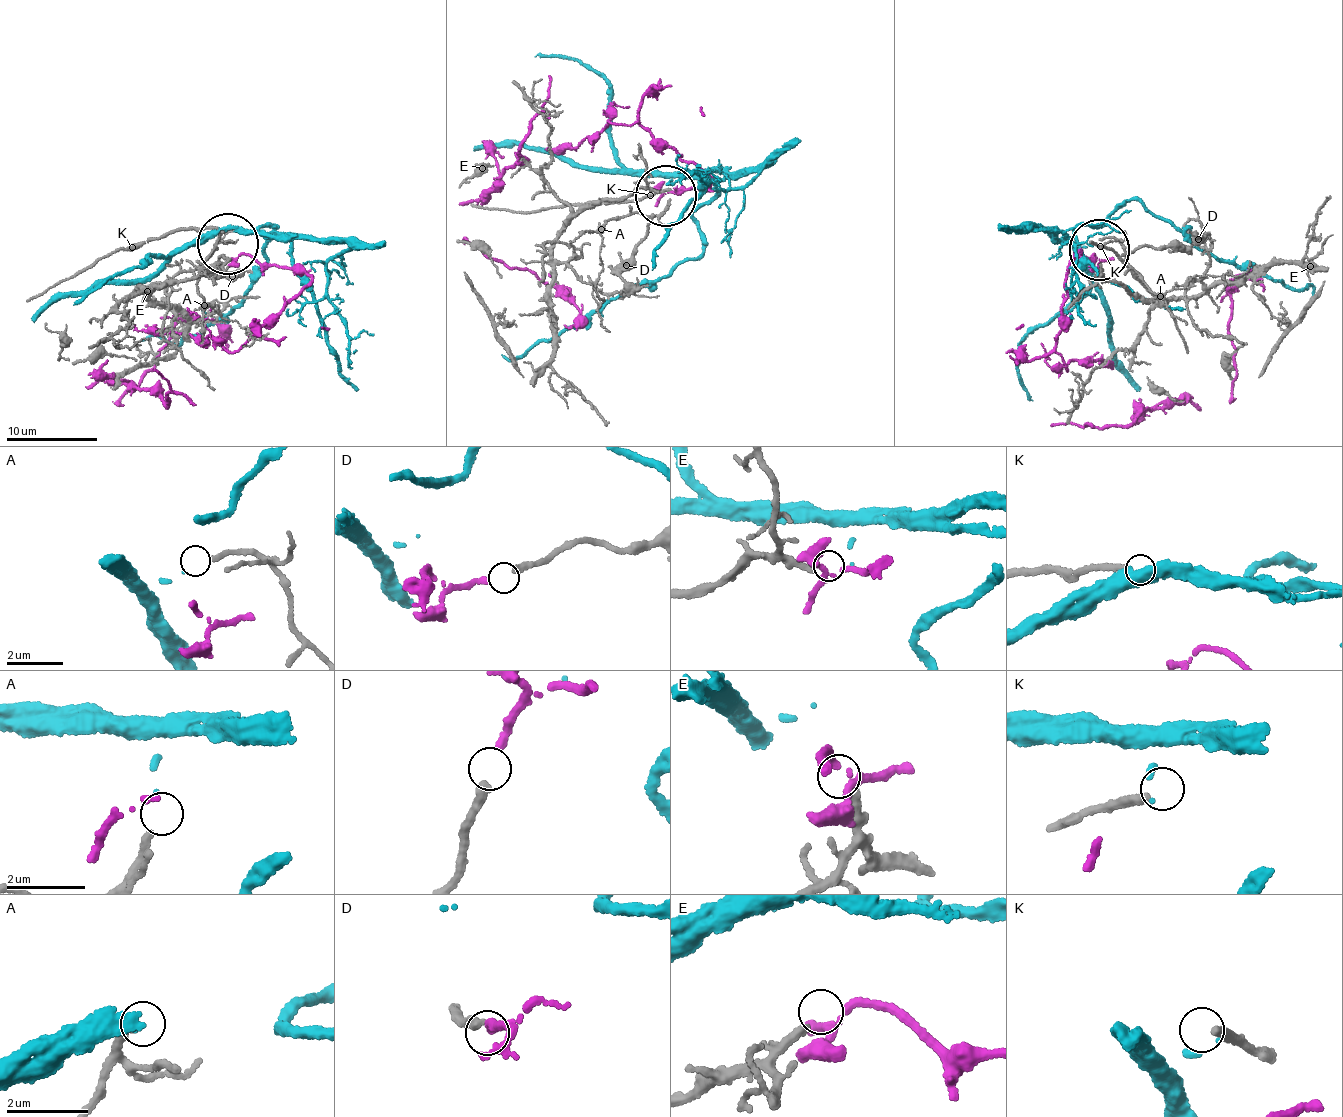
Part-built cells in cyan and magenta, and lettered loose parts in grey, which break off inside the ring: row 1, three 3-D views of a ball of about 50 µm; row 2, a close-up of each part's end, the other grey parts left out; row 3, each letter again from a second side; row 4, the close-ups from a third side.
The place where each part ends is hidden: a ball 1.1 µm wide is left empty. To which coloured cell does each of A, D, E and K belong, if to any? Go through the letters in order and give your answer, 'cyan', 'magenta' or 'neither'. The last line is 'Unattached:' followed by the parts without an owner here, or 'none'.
A: cyan
D: magenta
E: neither
K: neither
Unattached: E, K

